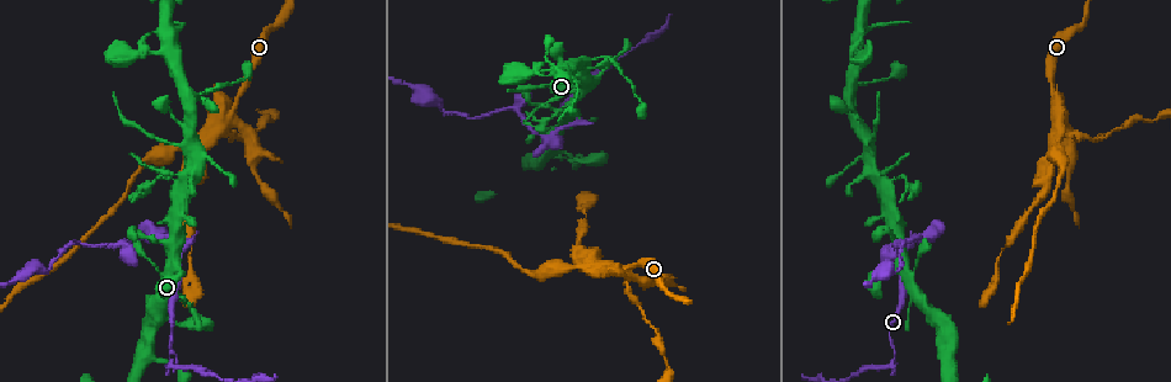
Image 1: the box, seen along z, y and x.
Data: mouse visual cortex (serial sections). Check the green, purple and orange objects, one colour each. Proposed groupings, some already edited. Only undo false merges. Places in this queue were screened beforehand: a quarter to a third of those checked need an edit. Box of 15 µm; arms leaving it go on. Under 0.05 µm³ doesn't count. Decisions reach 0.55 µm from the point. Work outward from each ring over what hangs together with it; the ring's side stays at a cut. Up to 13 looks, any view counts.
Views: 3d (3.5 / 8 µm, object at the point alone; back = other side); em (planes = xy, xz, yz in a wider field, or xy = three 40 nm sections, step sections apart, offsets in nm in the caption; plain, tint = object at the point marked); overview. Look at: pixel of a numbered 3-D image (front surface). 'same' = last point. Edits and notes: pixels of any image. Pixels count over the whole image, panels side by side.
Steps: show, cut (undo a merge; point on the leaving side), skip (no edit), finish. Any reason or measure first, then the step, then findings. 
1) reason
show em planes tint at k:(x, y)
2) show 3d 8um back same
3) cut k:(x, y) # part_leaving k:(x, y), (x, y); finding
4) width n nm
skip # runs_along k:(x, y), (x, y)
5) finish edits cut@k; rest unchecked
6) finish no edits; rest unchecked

abrupt turn
show em planes tint at 1:(225, 122)

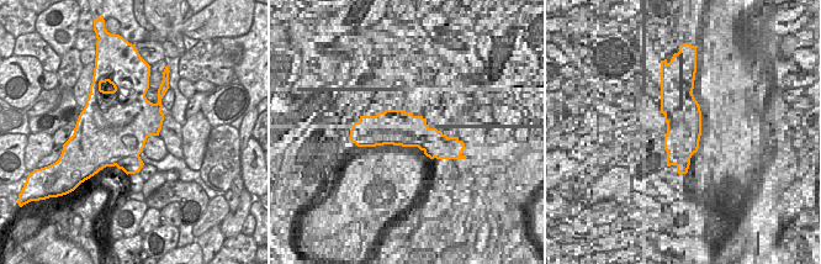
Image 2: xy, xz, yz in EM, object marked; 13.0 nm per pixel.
show 3d 3.5um same

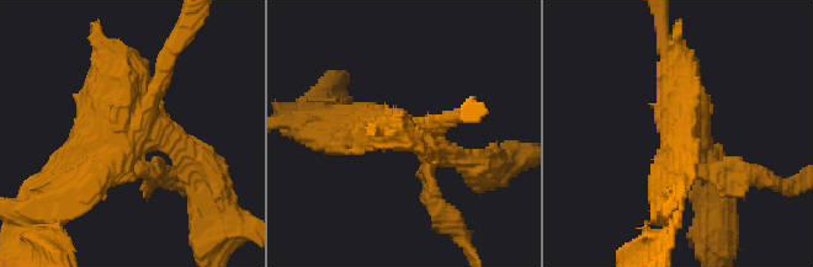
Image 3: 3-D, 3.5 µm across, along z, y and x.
cut 3:(685, 119) # part_leaving 3:(416, 134), (371, 118), (325, 118); two cells meet here

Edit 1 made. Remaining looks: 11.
show overview

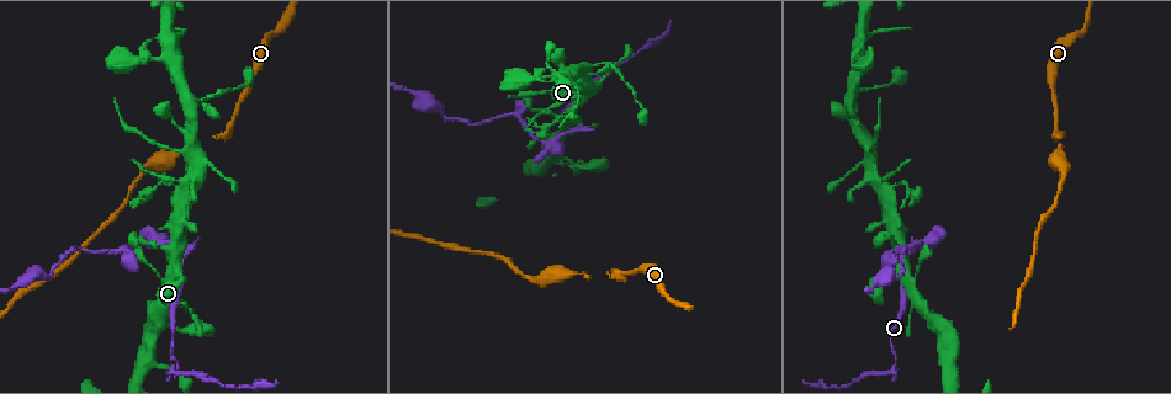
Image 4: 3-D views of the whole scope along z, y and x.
looks like a crossing
show 3d 3.5um back at 4:(181, 271)

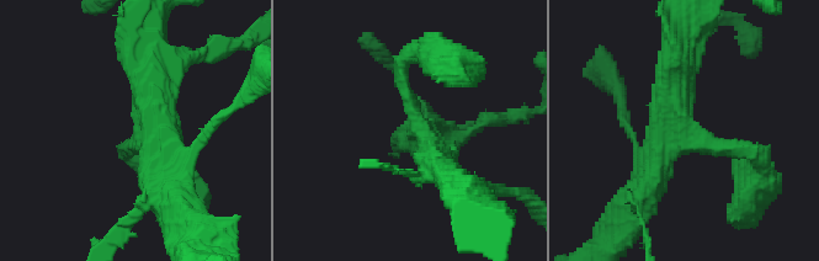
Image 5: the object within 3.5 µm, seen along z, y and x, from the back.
arms 4; arm_widths 200, 200, 350, 450 nm; now the EM
show em planes plain at 5:(144, 133)

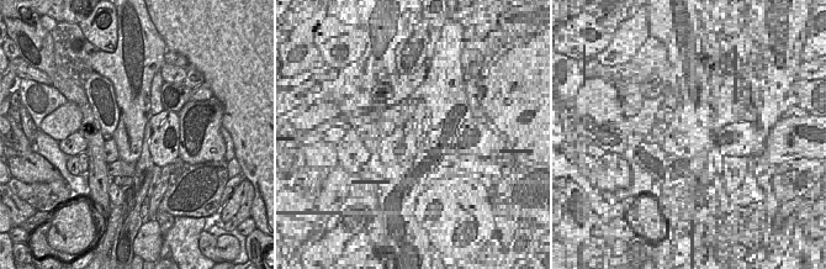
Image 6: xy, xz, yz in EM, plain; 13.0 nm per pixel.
show em planes tint same

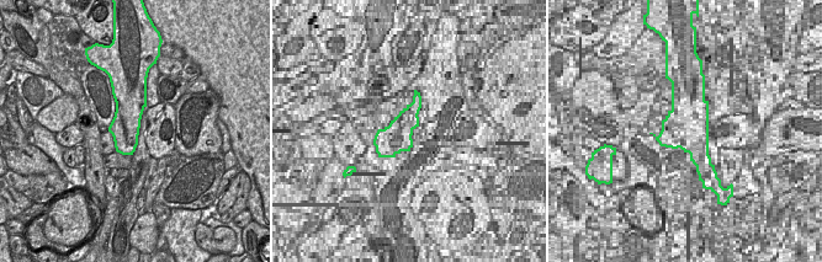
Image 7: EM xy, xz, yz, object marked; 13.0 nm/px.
skip # runs_along 5:(760, 159), (677, 124), (677, 57); one cell here

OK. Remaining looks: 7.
branch point
show 3d 3.5um at 4:(891, 197)

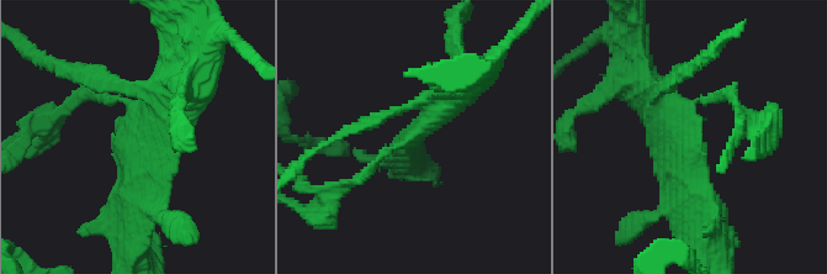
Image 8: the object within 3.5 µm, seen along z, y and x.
show em xy step 5 tint at 8:(684, 134)

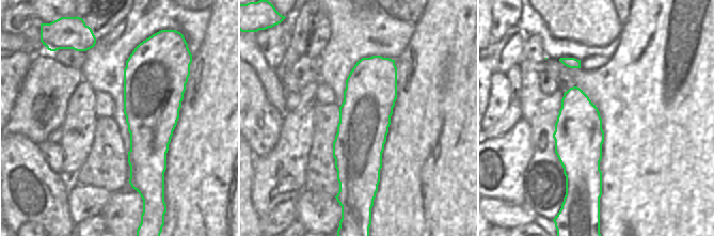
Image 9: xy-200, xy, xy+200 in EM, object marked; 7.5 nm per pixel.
cut 8:(84, 94) # part_leaving 8:(117, 98), (80, 94), (35, 143); a second cell is stuck on

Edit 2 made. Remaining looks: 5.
sharp bend
show 3d 3.5um at 4:(584, 66)

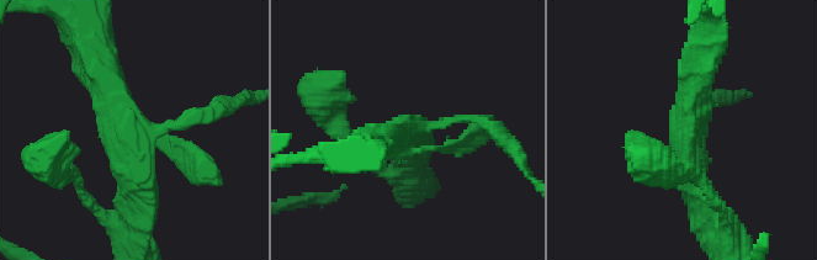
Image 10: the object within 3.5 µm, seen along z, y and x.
arms 4; arm_widths 150, 200, 350, 400 nm
show em xy step 3 tint at 10:(685, 137)

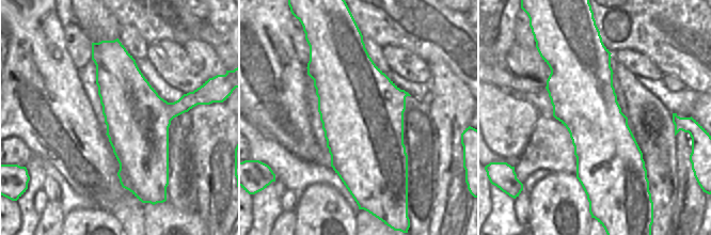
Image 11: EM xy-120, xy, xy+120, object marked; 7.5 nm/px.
another direction
show em xy step 1 tint same

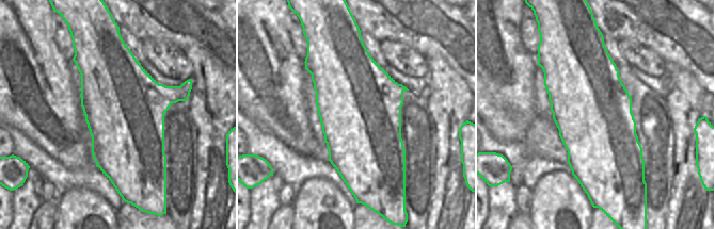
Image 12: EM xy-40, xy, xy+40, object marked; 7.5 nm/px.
skip # runs_along 10:(134, 215), (134, 139), (100, 68); all the same cell

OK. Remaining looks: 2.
thin neck
show 3d 3.5um at 4:(864, 41)

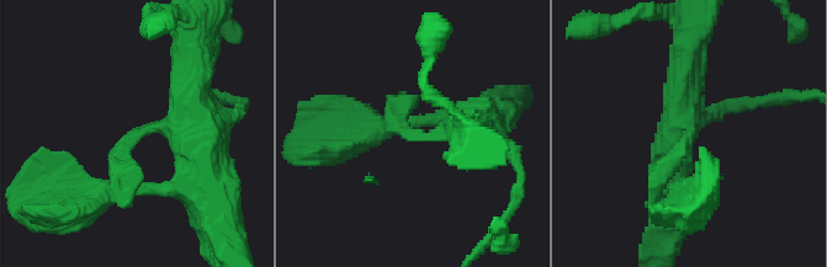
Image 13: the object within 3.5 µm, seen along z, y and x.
now the EM
show em planes tint at 13:(142, 132)

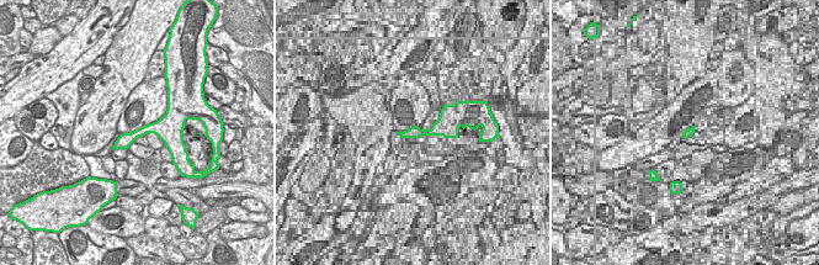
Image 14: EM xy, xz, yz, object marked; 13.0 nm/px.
skip # runs_along 14:(176, 128), (147, 128), (117, 146); one cell here

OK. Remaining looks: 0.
finish edits cut@3, cut@8; rest unchecked

